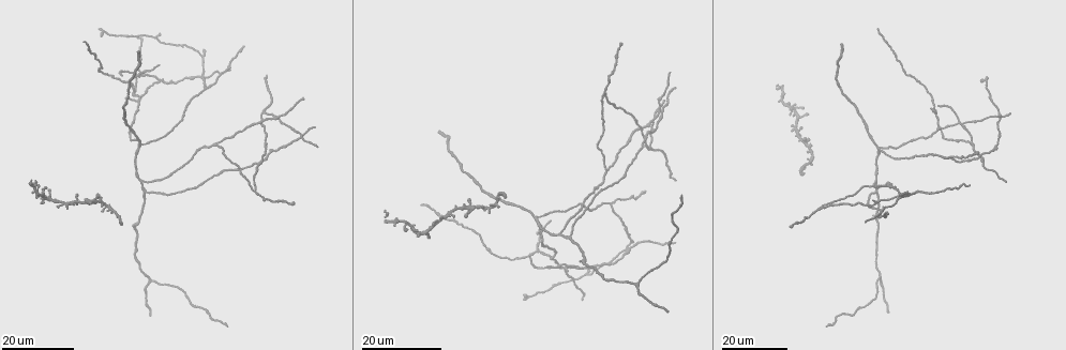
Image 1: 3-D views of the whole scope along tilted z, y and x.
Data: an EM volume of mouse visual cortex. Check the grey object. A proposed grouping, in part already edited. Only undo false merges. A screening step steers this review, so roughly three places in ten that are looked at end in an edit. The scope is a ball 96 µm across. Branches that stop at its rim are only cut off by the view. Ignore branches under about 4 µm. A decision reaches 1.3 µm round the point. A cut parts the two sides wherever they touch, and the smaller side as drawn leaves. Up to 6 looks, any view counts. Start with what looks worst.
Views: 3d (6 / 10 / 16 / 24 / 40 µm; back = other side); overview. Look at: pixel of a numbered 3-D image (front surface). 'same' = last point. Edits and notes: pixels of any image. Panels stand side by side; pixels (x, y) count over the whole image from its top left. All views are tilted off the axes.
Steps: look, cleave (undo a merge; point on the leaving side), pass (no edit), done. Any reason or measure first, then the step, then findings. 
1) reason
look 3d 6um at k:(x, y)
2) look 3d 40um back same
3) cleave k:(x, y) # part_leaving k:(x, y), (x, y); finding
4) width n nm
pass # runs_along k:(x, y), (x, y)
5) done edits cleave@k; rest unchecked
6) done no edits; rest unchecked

look 3d 24um at 1:(603, 172)

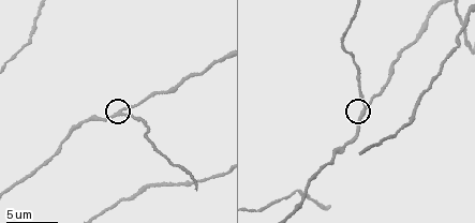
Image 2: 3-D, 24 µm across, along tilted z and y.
closer look
look 3d 6um at 2:(365, 106)

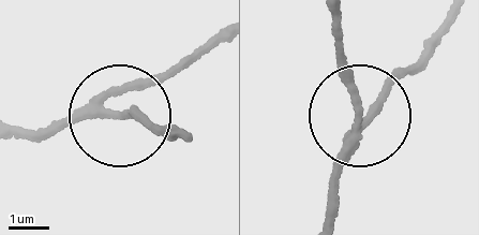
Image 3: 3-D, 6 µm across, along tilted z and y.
pass # runs_along 3:(328, 218), (361, 100), (345, 70), (342, 23); continuous, no second neuron

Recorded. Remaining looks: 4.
arms part here
look 3d 16um at 1:(256, 189)

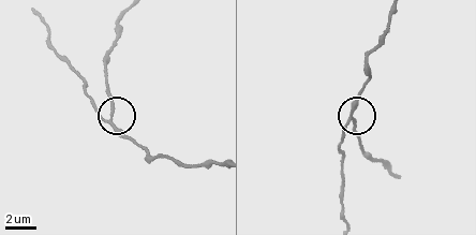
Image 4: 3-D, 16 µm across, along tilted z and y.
look 3d 10um at 4:(351, 116)

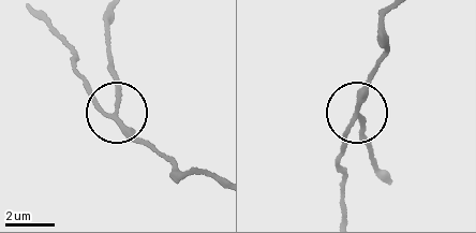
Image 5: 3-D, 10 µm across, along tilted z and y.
cleave 5:(119, 85) # part_leaving 5:(118, 114), (105, 44), (114, 10); two neurons meet here

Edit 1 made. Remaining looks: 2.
done edits cleave@5; rest unchecked

